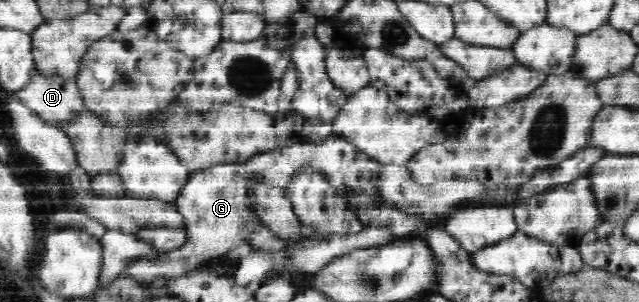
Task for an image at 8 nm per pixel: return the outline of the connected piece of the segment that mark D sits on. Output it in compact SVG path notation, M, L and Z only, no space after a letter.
M36 70L30 77L22 91L18 91L18 97L24 99L26 106L36 112L42 119L48 120L58 128L62 128L67 120L71 120L85 109L84 96L81 95L77 80L73 76L62 76L60 74L42 74Z

